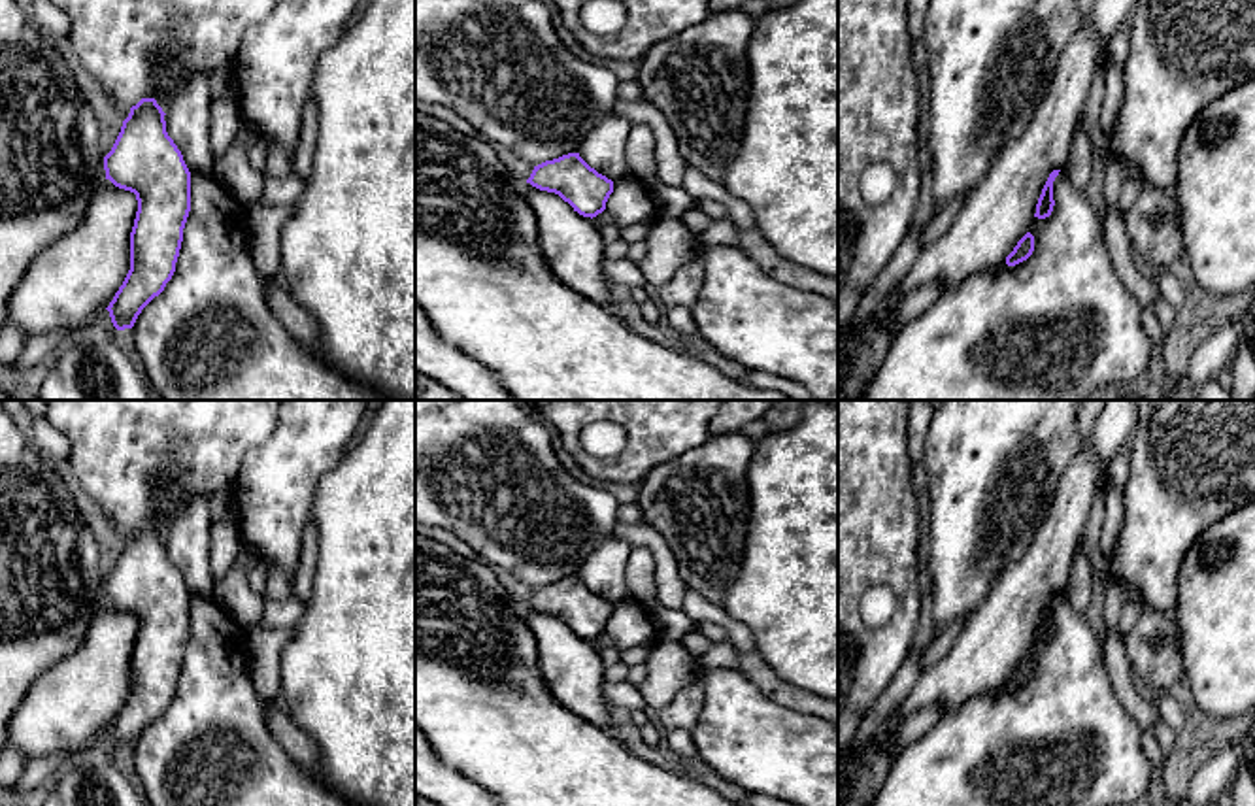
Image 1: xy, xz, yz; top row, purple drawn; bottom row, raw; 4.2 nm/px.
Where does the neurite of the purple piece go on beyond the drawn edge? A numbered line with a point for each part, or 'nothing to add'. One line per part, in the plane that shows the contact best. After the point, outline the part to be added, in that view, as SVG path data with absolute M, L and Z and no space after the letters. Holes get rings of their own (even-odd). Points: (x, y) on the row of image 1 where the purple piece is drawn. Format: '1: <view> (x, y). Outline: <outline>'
nothing to add

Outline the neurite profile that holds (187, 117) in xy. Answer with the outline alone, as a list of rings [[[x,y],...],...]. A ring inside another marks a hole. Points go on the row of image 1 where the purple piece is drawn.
[[[192,74],[174,92],[164,115],[166,132],[181,151],[191,177],[213,174],[209,104],[209,74]]]

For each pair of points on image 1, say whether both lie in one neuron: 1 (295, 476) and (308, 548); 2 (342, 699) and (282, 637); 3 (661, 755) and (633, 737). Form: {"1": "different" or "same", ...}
{"1": "different", "2": "different", "3": "same"}

